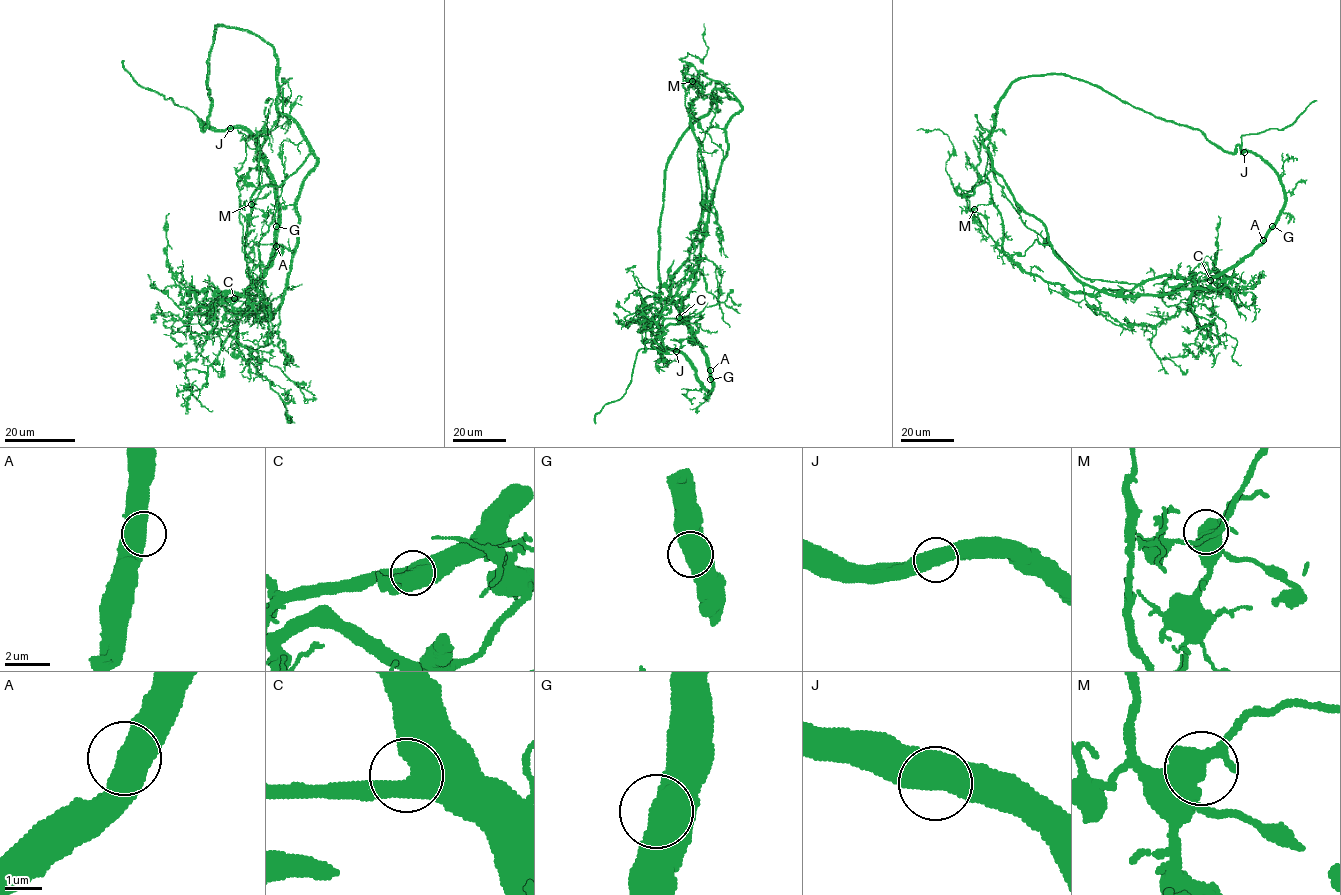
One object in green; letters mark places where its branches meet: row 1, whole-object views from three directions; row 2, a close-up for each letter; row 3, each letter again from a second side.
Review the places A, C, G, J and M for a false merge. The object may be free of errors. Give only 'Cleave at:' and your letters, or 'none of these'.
Cleave at: none of these

